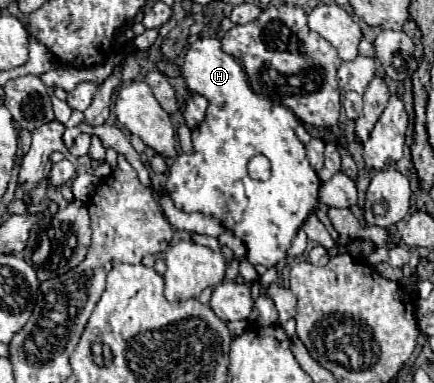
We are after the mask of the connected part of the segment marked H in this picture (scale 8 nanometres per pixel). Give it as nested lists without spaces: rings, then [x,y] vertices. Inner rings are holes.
[[[199,38],[189,46],[183,66],[183,78],[187,80],[187,88],[191,92],[197,92],[209,100],[209,108],[205,122],[201,122],[191,132],[195,152],[179,154],[169,168],[167,192],[179,210],[215,216],[227,230],[241,238],[247,246],[247,258],[253,266],[275,266],[279,260],[287,258],[291,240],[295,238],[305,218],[315,212],[319,204],[317,194],[321,180],[307,162],[305,146],[295,136],[295,126],[299,126],[299,120],[289,108],[273,104],[269,98],[255,94],[247,84],[243,66],[221,50],[221,42],[217,38]],[[255,154],[263,154],[271,160],[271,178],[267,182],[259,182],[247,176],[247,162]]]

